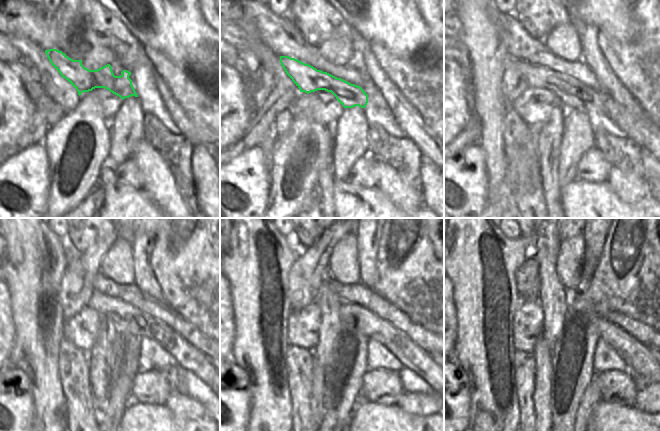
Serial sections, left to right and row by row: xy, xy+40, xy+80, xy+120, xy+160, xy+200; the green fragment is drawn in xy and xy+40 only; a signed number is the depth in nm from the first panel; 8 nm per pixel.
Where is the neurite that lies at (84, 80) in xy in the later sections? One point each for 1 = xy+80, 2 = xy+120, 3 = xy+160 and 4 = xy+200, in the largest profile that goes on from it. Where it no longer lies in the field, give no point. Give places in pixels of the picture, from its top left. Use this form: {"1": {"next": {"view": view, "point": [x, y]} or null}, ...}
{"1": {"next": {"view": "xy+80", "point": [572, 93]}}, "2": {"next": {"view": "xy+120", "point": [127, 318]}}, "3": {"next": {"view": "xy+160", "point": [366, 321]}}, "4": {"next": {"view": "xy+200", "point": [603, 326]}}}

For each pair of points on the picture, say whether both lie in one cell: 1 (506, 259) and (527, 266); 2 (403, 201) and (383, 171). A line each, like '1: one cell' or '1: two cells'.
1: two cells
2: one cell

